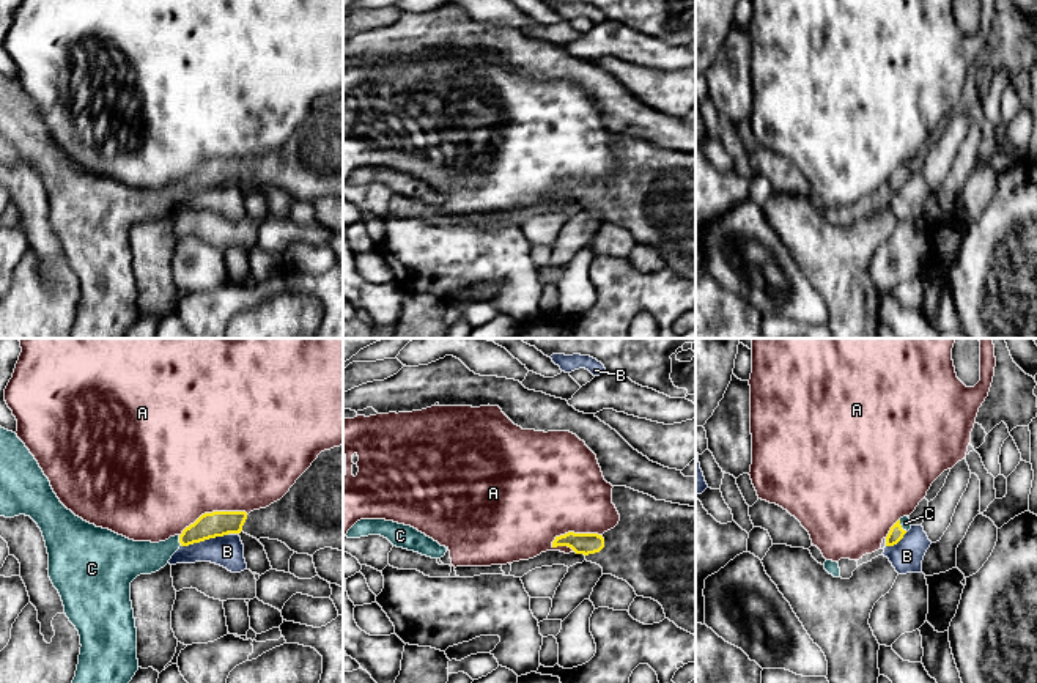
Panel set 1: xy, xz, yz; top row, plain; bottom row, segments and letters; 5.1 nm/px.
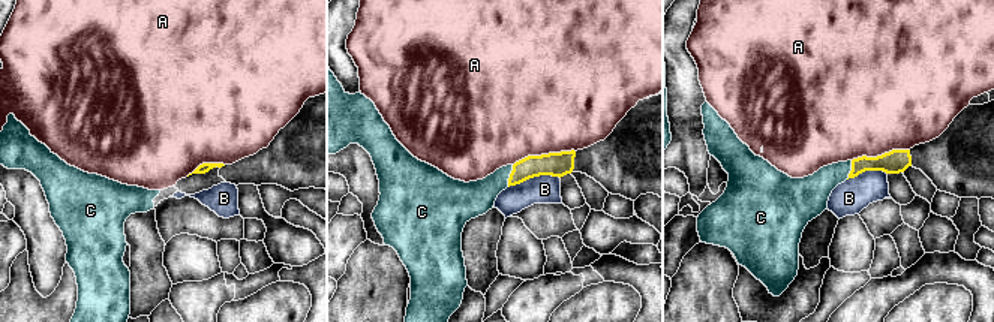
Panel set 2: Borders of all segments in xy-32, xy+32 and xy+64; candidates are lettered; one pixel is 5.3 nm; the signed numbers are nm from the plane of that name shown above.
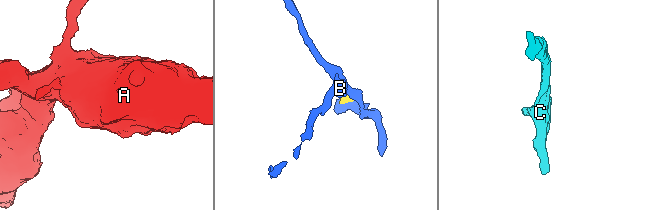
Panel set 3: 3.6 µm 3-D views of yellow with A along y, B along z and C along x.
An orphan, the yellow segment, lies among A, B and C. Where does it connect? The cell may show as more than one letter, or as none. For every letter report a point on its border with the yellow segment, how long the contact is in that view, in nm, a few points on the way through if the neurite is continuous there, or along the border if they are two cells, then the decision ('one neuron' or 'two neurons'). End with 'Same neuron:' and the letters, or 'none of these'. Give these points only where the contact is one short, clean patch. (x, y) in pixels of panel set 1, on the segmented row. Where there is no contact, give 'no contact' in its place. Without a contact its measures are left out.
A: meets yellow in xz at (575, 534); contact 280 nm long; border along xz (601, 534), (565, 532), (551, 546); two neurons
B: meets yellow in xy at (203, 540); contact 240 nm long; border along xy (227, 534), (181, 546); two neurons
C: meets yellow in xy at (180, 540); contact 60 nm long; runs through xy (213, 524), (180, 540), (156, 556), (134, 557); one neuron
Same neuron: C

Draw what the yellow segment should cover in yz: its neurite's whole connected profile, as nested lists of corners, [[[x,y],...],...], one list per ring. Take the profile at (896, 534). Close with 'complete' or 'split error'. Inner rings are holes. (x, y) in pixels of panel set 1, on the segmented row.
[[[908,516],[900,518],[889,530],[886,537],[886,546],[897,545],[903,535],[911,529],[911,522]]]; split error

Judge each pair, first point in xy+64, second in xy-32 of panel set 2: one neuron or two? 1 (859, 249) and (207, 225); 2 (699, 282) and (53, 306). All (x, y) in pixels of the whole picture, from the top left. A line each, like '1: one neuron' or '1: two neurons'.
1: two neurons
2: one neuron

